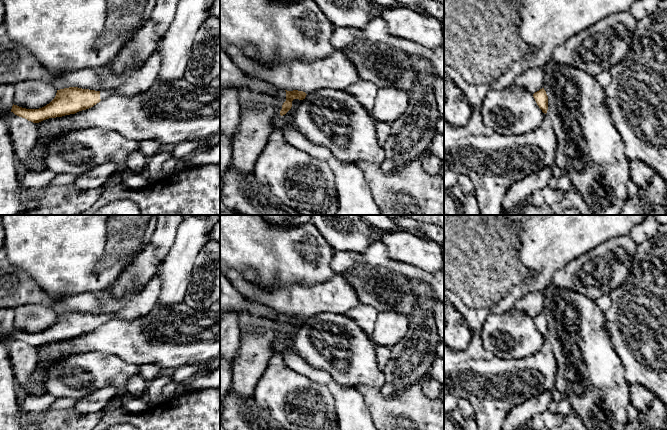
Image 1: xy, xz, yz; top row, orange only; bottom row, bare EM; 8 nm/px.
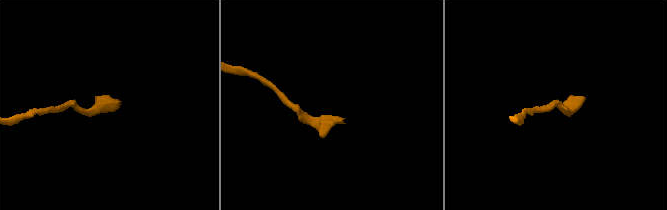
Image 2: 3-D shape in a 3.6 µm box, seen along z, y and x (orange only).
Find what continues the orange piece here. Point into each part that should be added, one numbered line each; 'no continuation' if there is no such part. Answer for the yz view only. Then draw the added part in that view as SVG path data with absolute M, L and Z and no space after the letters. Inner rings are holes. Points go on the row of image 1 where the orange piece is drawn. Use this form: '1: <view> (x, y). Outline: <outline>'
no continuation

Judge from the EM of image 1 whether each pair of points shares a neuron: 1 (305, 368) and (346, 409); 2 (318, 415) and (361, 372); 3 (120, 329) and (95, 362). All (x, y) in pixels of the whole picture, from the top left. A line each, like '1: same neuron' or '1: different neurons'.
1: same neuron
2: different neurons
3: different neurons

